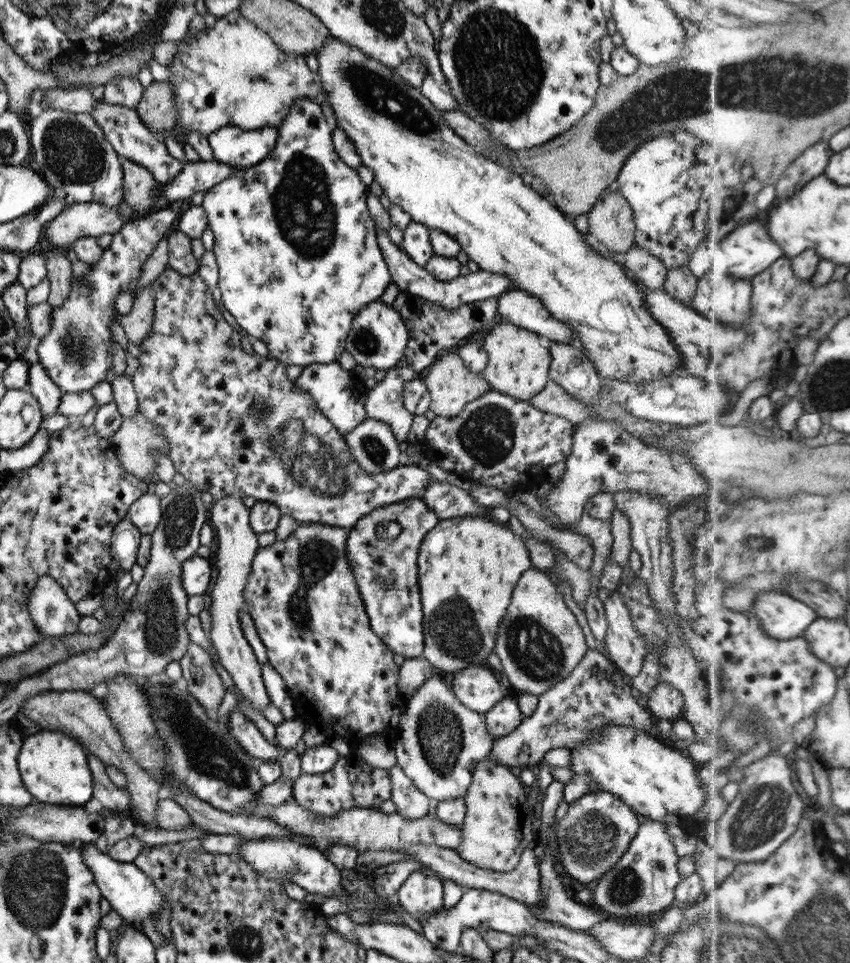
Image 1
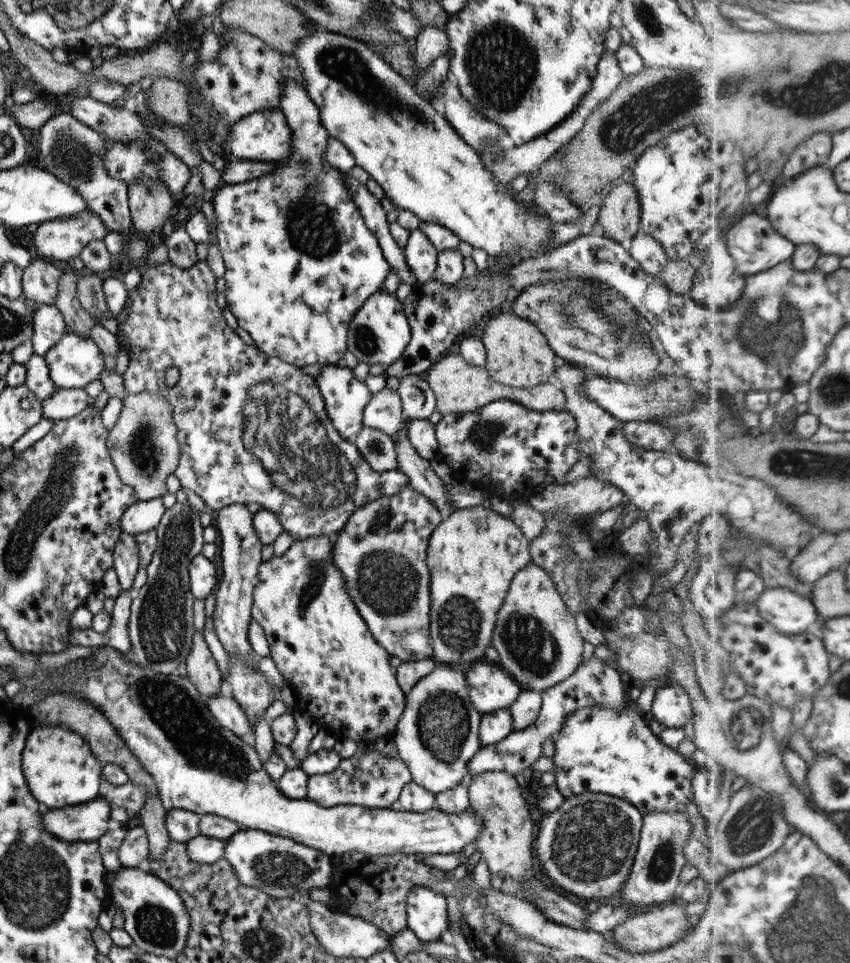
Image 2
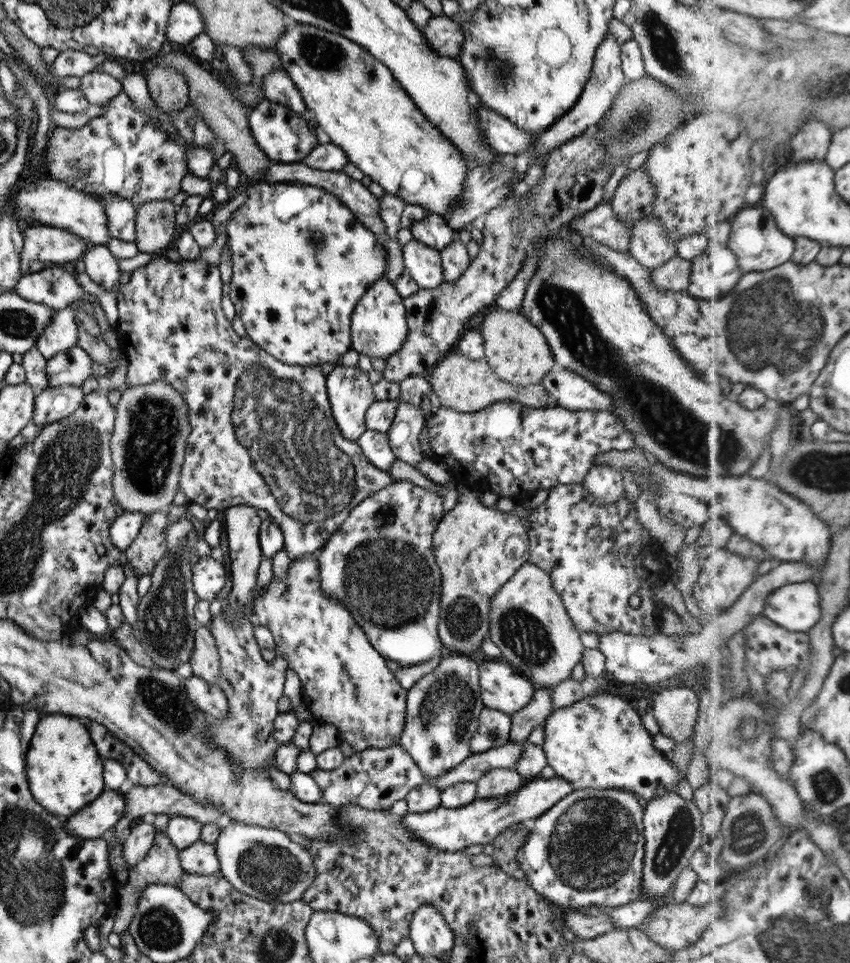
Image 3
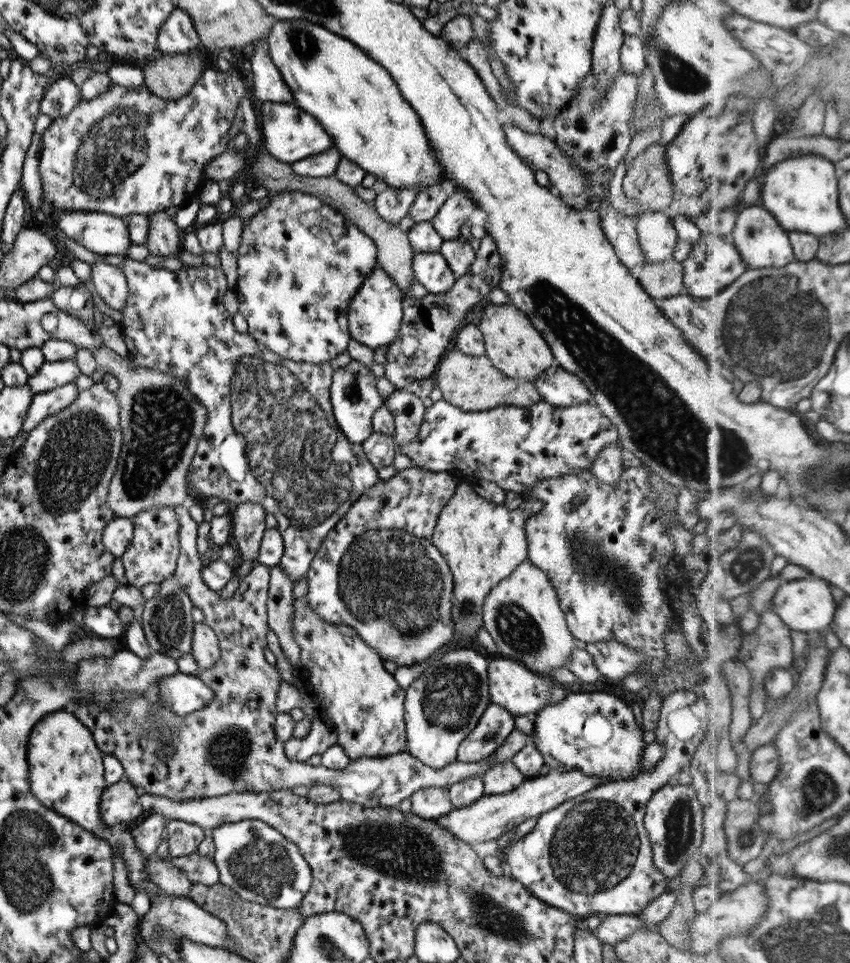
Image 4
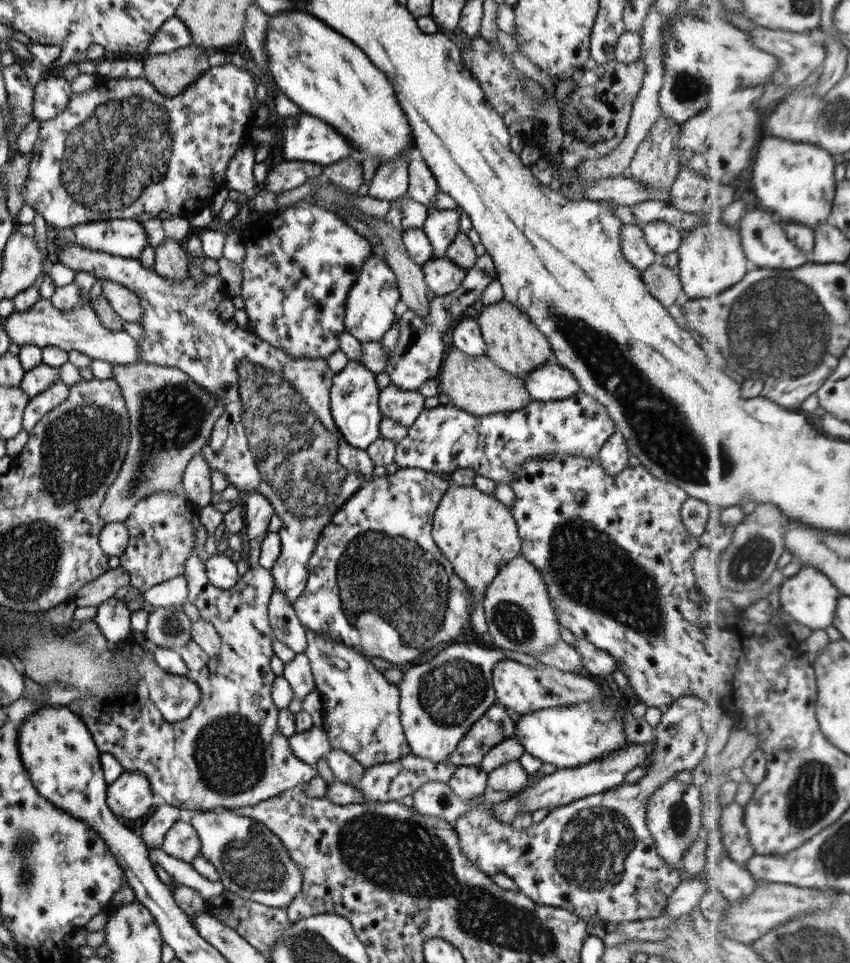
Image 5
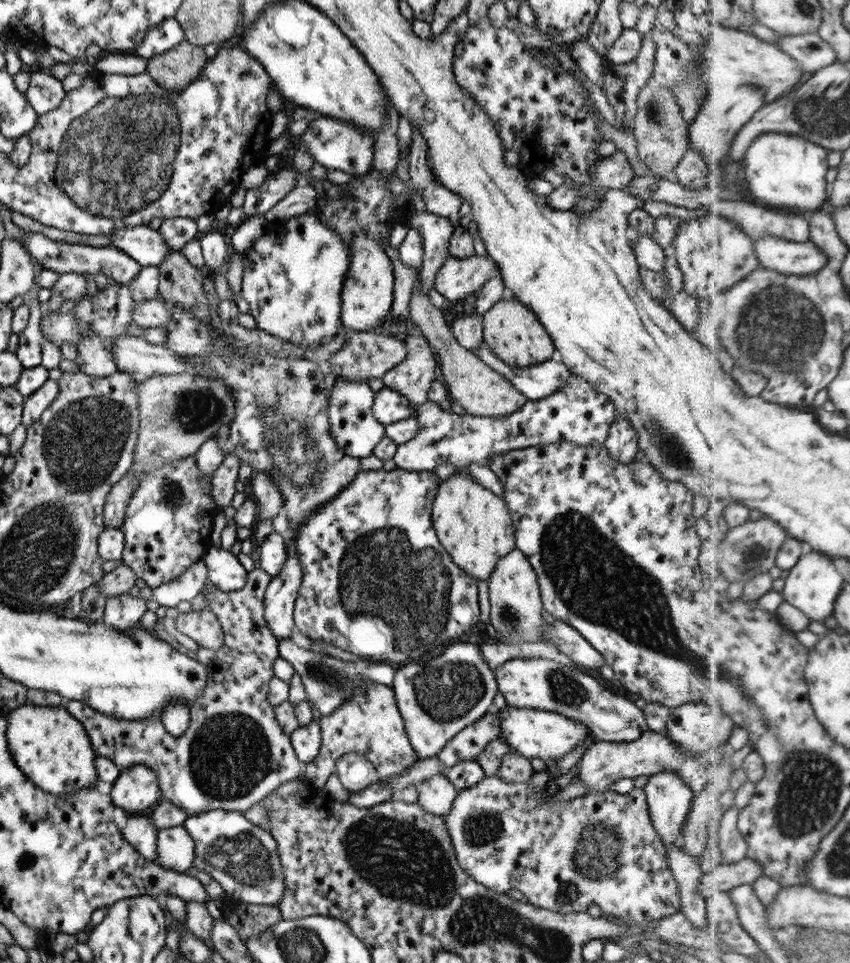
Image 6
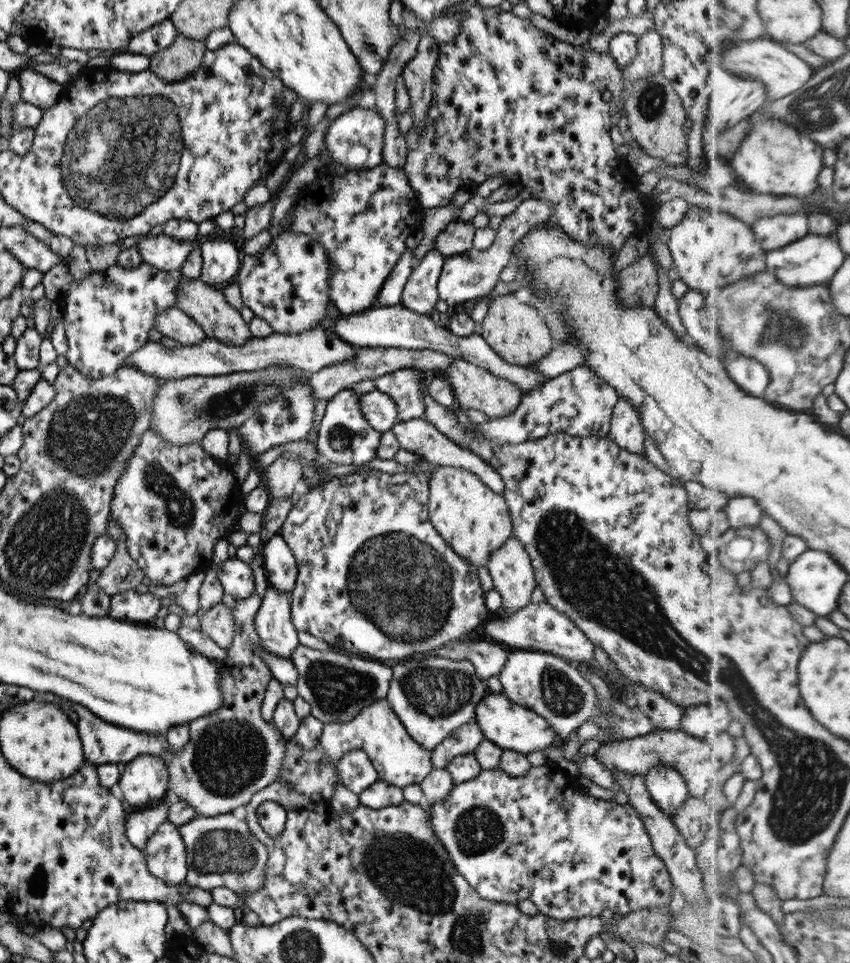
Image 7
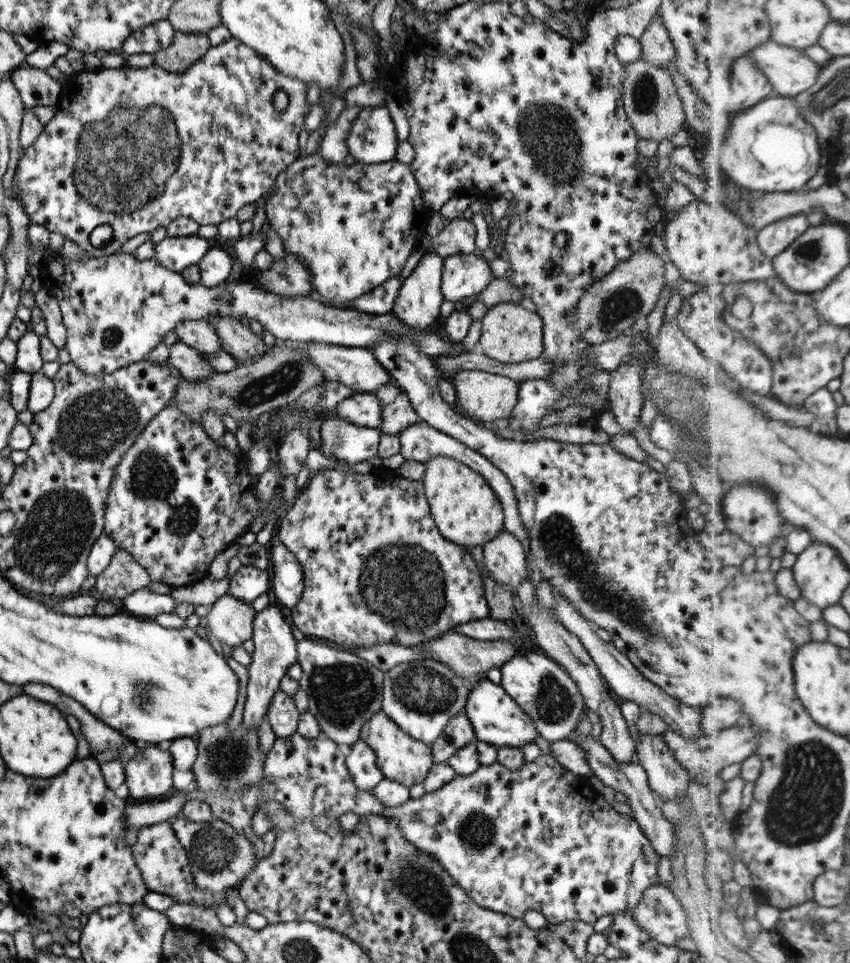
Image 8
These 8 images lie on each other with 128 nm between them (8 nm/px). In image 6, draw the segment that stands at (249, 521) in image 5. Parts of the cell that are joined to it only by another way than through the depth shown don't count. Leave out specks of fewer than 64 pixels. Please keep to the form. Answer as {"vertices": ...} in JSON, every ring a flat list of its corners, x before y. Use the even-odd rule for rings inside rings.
{"vertices":[[261,471,253,475,248,483,251,497,257,502,256,522,266,518,272,519,282,510,283,496,277,484,267,472]]}

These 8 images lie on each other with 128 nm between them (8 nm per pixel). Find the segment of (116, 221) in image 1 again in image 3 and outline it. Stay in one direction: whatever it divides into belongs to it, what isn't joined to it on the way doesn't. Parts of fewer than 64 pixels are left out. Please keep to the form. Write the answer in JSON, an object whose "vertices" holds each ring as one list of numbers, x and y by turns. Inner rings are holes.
{"vertices":[[50,225,28,228,23,232,21,276,28,274,27,266,34,261,45,263,75,263,88,249,82,238,72,232,60,230]]}

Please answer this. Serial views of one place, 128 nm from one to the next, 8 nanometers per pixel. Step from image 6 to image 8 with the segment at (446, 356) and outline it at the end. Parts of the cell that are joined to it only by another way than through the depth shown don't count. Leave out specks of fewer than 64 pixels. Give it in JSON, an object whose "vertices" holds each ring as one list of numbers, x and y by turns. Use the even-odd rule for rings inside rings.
{"vertices":[[497,368,483,371,473,369,458,371,449,381,454,385,458,402,468,412,468,416,474,416,490,426,494,420,508,419,512,415,517,403,519,383,500,374]]}

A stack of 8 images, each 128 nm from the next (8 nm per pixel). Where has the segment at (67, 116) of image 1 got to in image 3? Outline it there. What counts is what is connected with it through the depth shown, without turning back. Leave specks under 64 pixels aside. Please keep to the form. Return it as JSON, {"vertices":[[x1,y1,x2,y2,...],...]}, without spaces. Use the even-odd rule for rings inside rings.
{"vertices":[[107,194,103,199,98,198,104,205,104,210,108,219,108,231,110,237,122,240,123,242,135,243,136,240,136,206,131,200,123,199,115,194]]}

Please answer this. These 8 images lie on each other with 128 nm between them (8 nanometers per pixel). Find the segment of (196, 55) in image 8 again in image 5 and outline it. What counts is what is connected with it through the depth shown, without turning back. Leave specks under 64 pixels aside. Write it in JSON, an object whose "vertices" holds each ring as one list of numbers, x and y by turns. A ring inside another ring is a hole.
{"vertices":[[192,44,174,52,147,56,143,59,143,77,158,92,176,97,210,67,204,49]]}

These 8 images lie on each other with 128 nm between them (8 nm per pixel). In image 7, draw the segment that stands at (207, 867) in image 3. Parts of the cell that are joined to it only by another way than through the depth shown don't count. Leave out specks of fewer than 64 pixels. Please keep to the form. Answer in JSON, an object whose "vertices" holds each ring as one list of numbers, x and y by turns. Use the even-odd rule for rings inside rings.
{"vertices":[[171,797,159,807,146,808,145,811,132,812,125,818,125,835,128,842,138,848,145,850,147,842,155,833,155,830,167,820,168,805,176,799]]}

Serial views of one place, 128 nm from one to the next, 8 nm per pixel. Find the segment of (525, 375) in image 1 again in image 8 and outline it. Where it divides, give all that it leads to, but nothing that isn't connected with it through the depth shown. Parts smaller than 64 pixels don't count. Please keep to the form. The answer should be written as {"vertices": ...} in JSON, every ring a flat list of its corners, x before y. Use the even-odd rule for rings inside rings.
{"vertices":[[518,299,491,306,481,318,481,323,481,337,476,344,476,351,492,360,494,368,501,363,523,363,540,357,544,352,542,317]]}

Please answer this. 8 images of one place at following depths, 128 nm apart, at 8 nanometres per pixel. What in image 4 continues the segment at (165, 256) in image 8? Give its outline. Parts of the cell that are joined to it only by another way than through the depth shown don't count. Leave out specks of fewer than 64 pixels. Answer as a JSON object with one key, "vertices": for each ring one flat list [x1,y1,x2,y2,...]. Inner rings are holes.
{"vertices":[[66,211,54,212,57,226,66,237,100,255,127,253,130,243,127,221,105,212]]}

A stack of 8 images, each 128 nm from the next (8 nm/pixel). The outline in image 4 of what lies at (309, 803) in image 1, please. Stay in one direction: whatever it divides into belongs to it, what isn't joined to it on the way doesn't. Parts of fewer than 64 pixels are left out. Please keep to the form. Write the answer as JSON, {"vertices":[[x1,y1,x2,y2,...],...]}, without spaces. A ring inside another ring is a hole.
{"vertices":[[176,505,175,512,180,525,179,543,180,552,175,568,180,588,190,596,194,607,202,610,204,621,214,629,219,641,221,651,220,659,212,668,200,669,196,674,205,685,208,685,215,694,208,706,194,713,188,714,178,720,173,727,173,737,169,742,170,753,166,753,166,742,161,742,158,728,153,728,154,717,150,715,150,701,144,695,119,693,117,702,110,706,110,711,100,709,100,706,83,704,71,711,92,732,95,743,103,754,117,758,125,770,125,778,133,782,144,793,169,798,173,801,189,801,190,799,212,798,230,793,264,793,280,789,290,789,292,786,333,786,344,802,355,802,366,808,396,807,404,798,410,798,414,792,423,788,448,788,451,784,462,782,467,778,481,775,493,767,493,758,486,757,478,762,460,762,443,766,436,770,422,764,415,756,408,752,391,754,389,757,362,757,351,760,344,769,332,770,325,766,312,766,307,762,290,760,284,754,284,742,277,737,274,729,277,710,278,689,282,680,281,672,277,666,272,666,264,657,268,641,268,629,272,629,279,638,279,646,284,657,294,666,300,659,300,647,294,639,294,597,293,587,288,574,284,574,280,565,269,567,255,564,250,573,242,580,238,590,230,600,222,600,221,594,216,593,202,581,201,555,196,549,198,540,198,525,190,517,188,507]]}

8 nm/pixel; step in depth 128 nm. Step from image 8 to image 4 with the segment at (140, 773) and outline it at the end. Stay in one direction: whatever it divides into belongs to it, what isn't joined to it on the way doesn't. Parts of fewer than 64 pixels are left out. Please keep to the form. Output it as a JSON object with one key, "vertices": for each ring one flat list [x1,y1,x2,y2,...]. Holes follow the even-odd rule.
{"vertices":[[123,778,120,782,108,785,100,799,100,816,103,828,120,823,128,824,143,812,140,796,143,789]]}

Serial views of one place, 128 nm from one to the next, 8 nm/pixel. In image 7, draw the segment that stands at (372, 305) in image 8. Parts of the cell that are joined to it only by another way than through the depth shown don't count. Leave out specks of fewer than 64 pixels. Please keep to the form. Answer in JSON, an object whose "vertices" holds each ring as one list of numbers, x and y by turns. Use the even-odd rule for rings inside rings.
{"vertices":[[406,248,394,265,390,276,384,282,383,289,377,296,375,306,391,307,400,304,403,288,415,264,413,254]]}

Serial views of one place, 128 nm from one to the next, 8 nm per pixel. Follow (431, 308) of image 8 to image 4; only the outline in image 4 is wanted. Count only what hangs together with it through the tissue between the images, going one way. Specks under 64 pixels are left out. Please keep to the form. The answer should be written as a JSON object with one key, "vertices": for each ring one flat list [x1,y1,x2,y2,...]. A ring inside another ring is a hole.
{"vertices":[[455,188,431,220,432,226,442,240,456,239,461,236,462,225,476,209,471,196,464,189]]}

